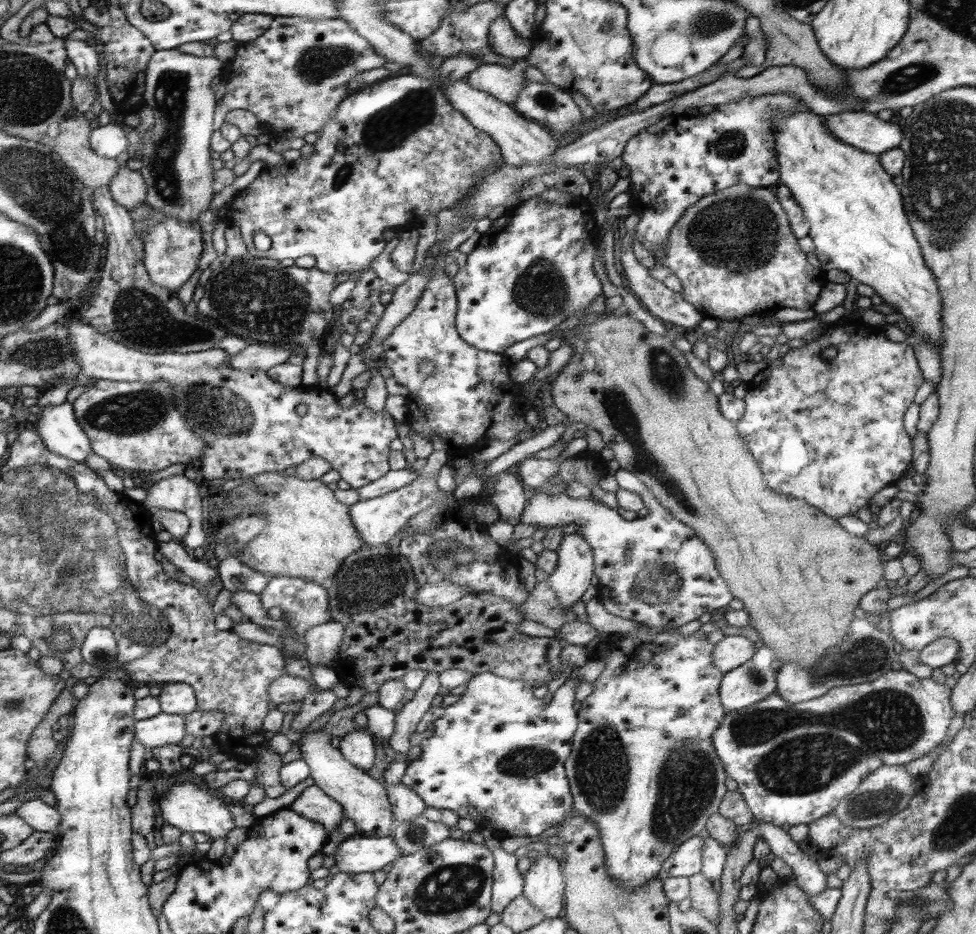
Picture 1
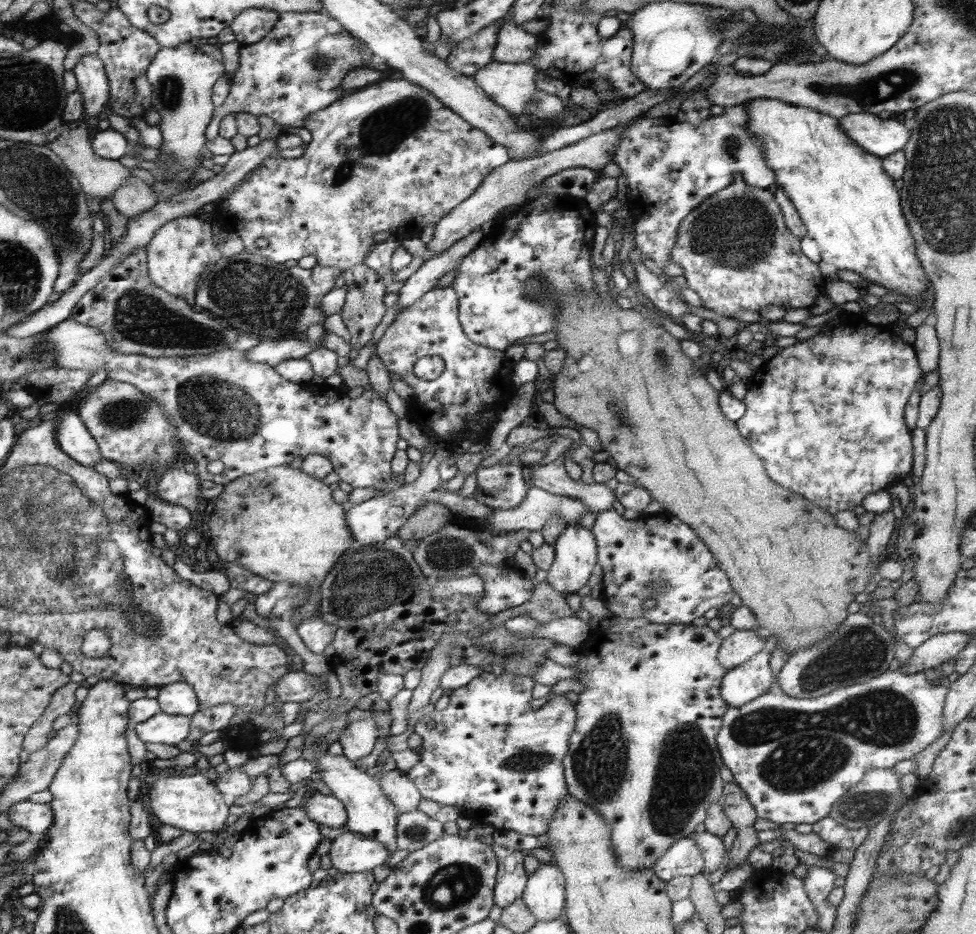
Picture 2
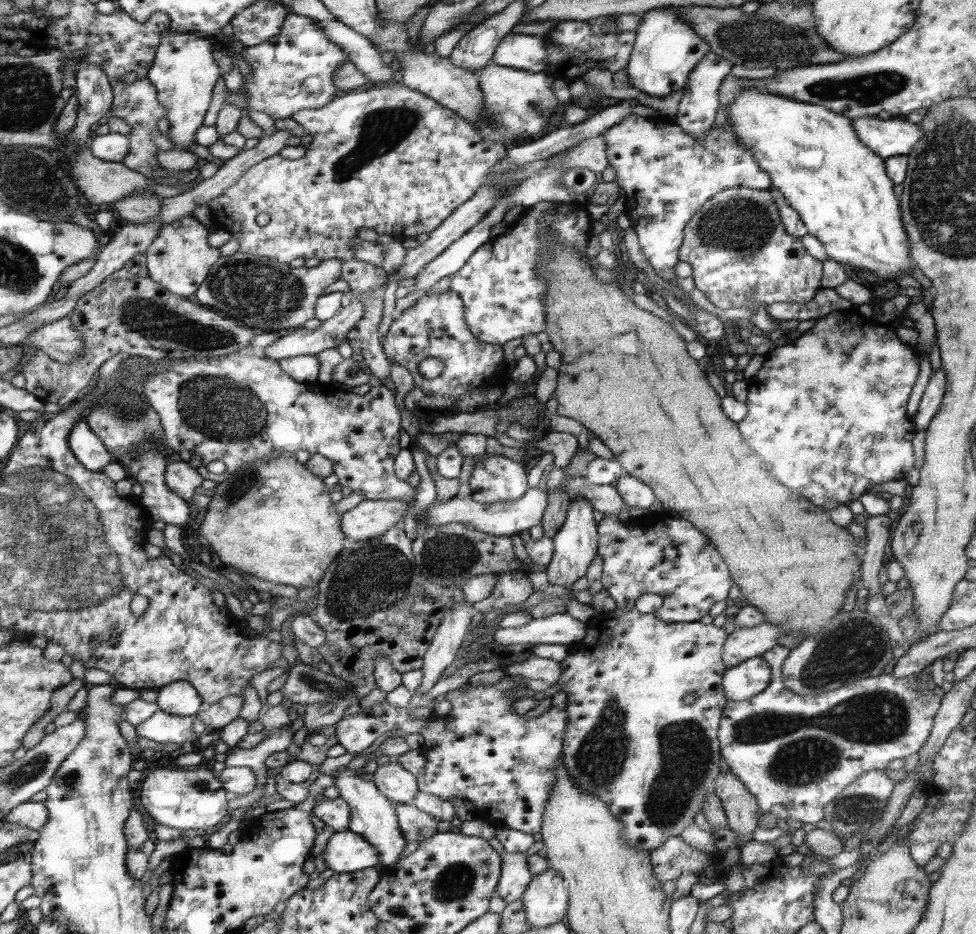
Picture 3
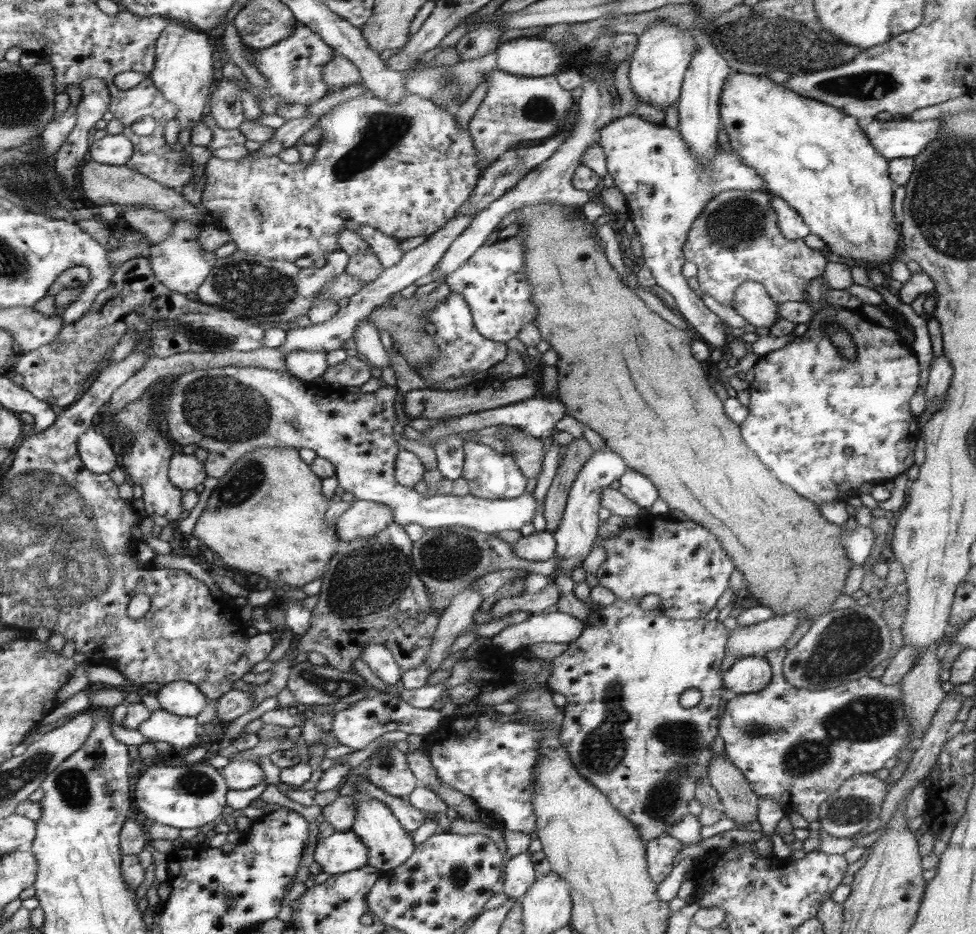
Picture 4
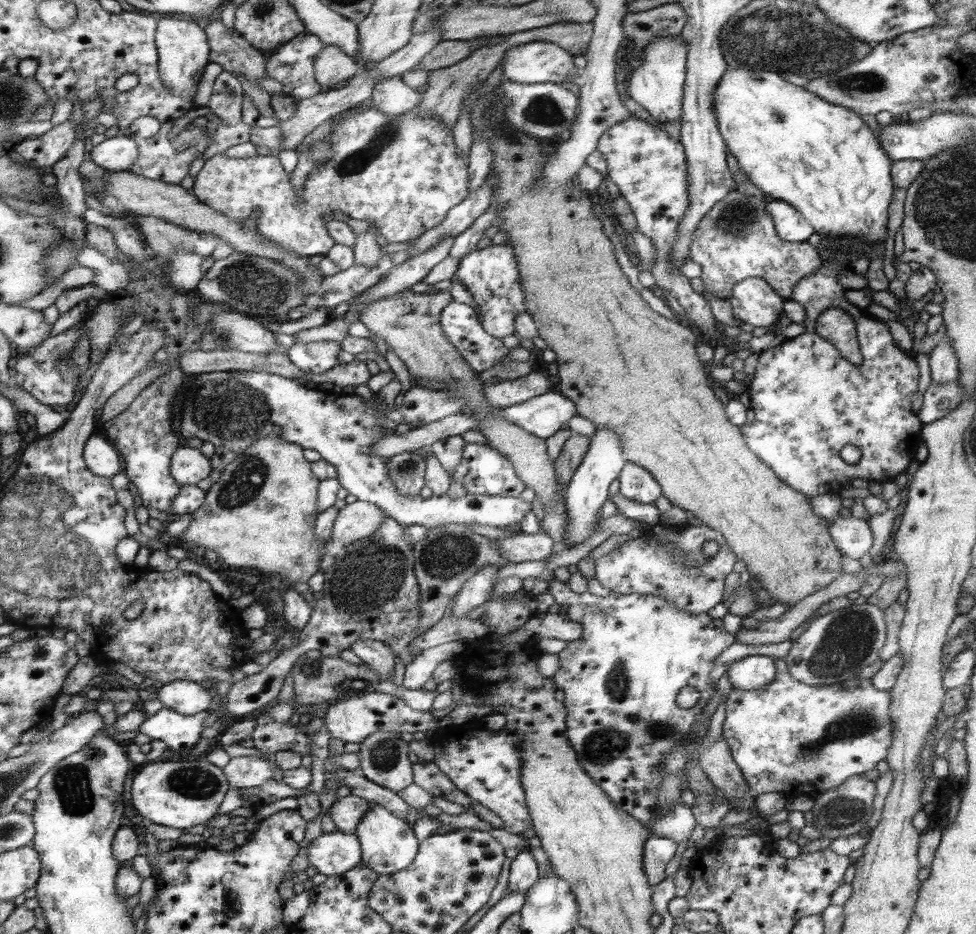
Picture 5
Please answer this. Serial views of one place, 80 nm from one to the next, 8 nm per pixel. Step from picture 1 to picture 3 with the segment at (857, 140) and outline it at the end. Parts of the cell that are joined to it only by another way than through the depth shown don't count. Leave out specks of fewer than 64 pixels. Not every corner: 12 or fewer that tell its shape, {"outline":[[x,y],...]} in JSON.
{"outline":[[859,116],[856,137],[884,160],[907,156],[919,123]]}

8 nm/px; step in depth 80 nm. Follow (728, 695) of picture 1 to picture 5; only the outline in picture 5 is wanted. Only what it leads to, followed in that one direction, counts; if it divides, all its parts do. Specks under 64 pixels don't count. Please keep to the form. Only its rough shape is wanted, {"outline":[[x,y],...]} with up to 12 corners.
{"outline":[[748,656],[730,665],[732,690],[757,690],[776,678],[776,660]]}

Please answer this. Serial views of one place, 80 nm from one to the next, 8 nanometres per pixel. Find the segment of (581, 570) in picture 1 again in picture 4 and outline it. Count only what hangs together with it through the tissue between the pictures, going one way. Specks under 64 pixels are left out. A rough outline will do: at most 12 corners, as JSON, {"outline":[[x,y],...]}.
{"outline":[[609,446],[584,463],[553,537],[553,580],[582,567],[602,492],[628,469]]}

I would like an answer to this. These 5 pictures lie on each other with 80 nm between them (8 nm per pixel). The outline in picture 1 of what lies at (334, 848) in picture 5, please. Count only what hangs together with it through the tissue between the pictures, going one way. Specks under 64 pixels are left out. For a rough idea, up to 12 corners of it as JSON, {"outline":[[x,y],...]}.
{"outline":[[390,835],[345,837],[333,857],[342,872],[373,873],[402,855]]}

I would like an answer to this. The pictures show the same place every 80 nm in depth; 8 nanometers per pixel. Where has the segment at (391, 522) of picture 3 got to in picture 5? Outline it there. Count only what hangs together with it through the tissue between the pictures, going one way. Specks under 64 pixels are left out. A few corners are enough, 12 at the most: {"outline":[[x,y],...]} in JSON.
{"outline":[[346,503],[331,540],[345,545],[377,532],[385,512],[374,503]]}

